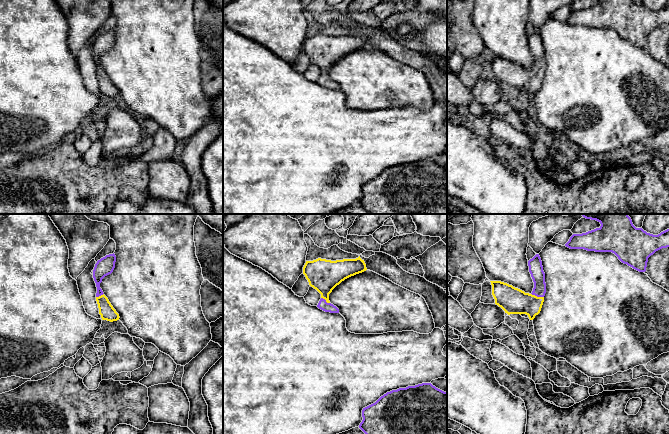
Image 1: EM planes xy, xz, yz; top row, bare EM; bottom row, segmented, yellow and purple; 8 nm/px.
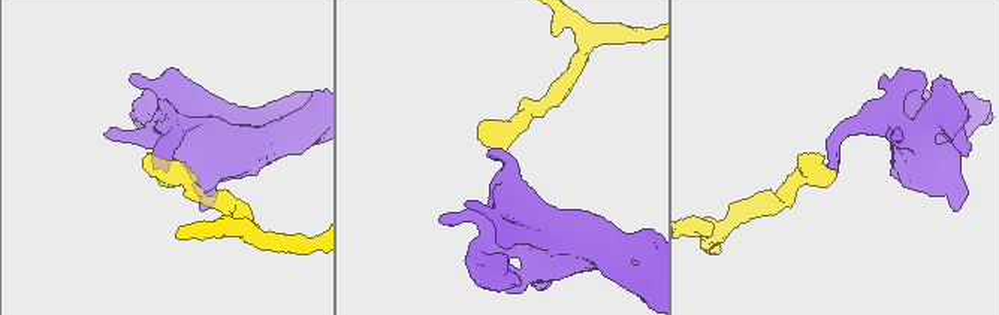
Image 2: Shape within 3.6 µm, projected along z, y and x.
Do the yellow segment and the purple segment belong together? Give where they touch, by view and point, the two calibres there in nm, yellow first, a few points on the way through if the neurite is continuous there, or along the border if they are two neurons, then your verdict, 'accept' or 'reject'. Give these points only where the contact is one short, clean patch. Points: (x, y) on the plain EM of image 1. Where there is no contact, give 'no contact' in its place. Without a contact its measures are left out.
yz (536, 72) | 220/110 nm | across yz (512, 76), (532, 76), (536, 72), (538, 51), (535, 41) | accept

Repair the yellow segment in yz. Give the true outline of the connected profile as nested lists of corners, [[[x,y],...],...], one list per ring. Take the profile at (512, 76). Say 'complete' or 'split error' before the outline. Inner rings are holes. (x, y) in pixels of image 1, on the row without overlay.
split error | [[[539,30],[528,37],[529,48],[534,58],[531,70],[501,57],[490,57],[495,80],[505,89],[526,90],[533,96],[541,87],[546,69],[545,49]]]

